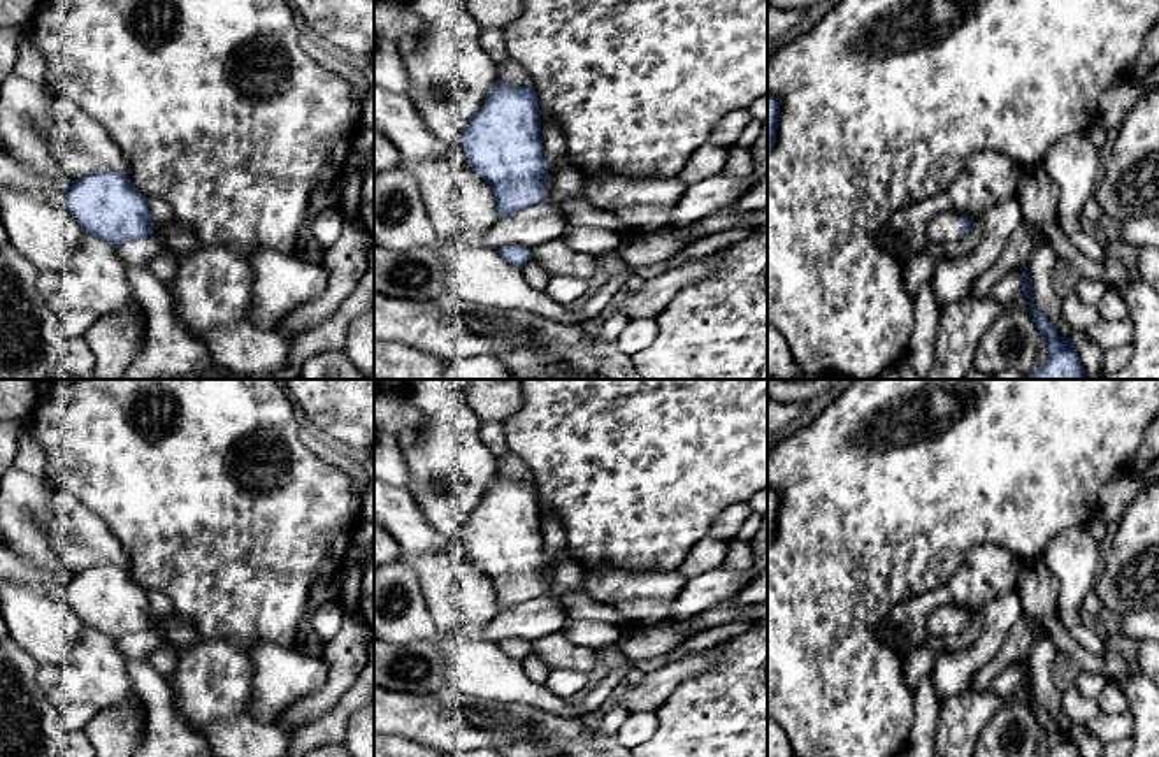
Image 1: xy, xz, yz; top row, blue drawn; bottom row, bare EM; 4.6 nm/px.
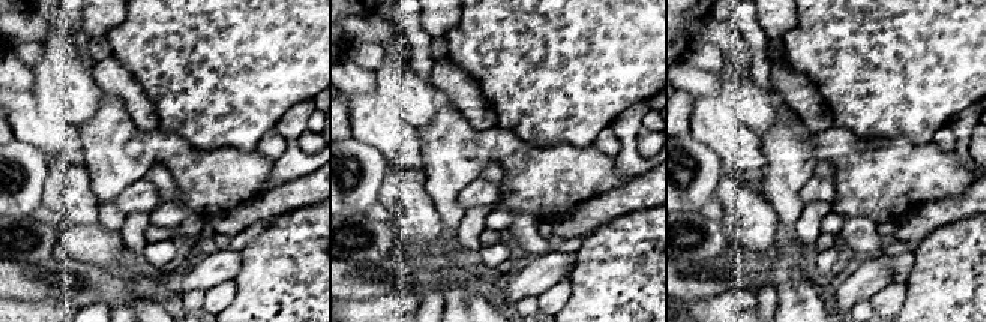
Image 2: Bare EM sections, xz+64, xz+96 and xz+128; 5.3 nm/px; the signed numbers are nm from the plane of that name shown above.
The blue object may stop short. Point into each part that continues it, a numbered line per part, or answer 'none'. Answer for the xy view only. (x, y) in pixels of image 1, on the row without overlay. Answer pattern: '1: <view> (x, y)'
1: xy (178, 633)

